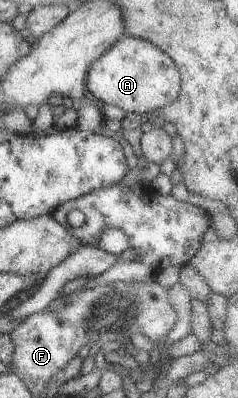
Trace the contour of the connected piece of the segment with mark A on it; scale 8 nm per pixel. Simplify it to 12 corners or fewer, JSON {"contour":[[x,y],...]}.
{"contour":[[114,42],[86,86],[138,117],[180,96],[180,72],[158,45]]}

